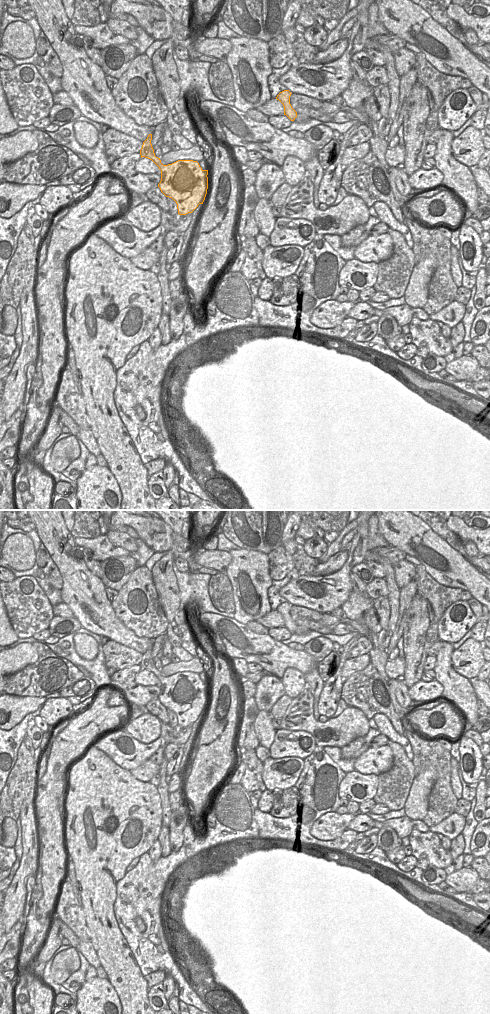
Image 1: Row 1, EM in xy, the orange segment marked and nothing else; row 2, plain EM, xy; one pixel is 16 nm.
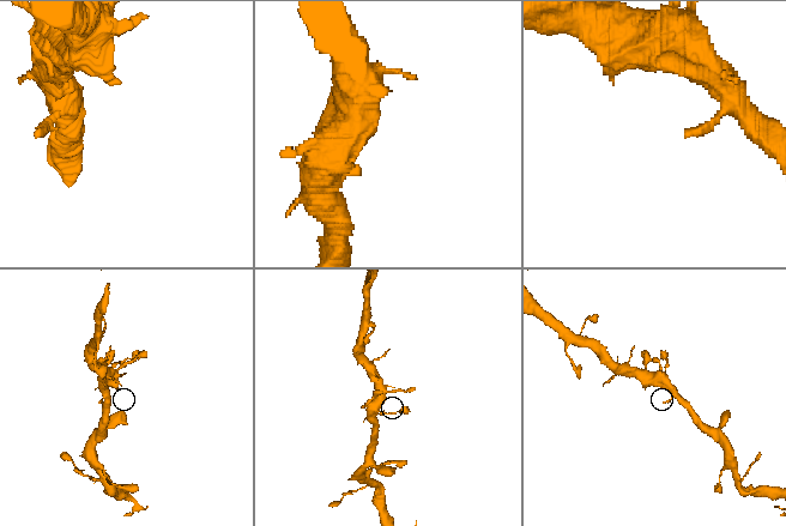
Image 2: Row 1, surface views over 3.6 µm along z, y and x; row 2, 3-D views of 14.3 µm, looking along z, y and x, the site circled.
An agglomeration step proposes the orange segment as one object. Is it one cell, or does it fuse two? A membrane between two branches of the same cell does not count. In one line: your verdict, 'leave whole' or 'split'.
leave whole

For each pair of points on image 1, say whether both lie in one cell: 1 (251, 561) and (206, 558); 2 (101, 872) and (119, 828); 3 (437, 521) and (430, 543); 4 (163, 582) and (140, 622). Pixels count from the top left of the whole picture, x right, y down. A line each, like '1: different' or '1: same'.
1: different
2: same
3: different
4: different

